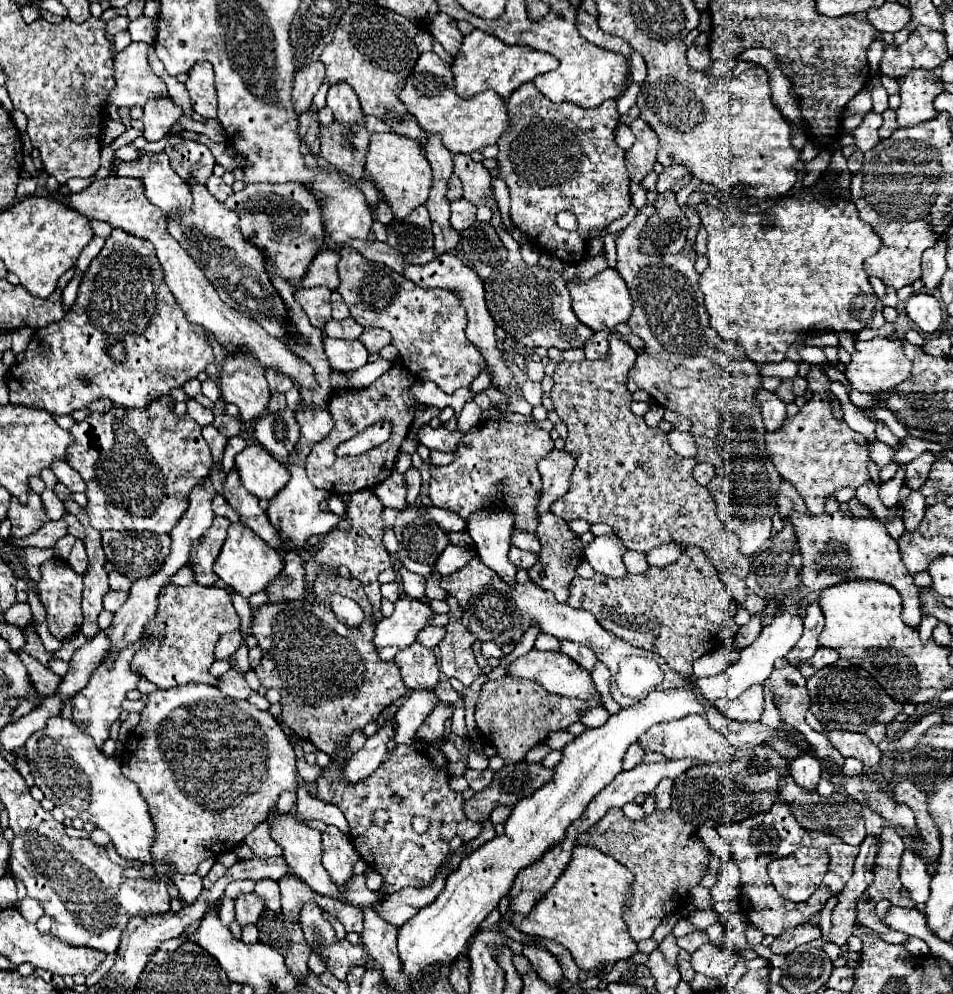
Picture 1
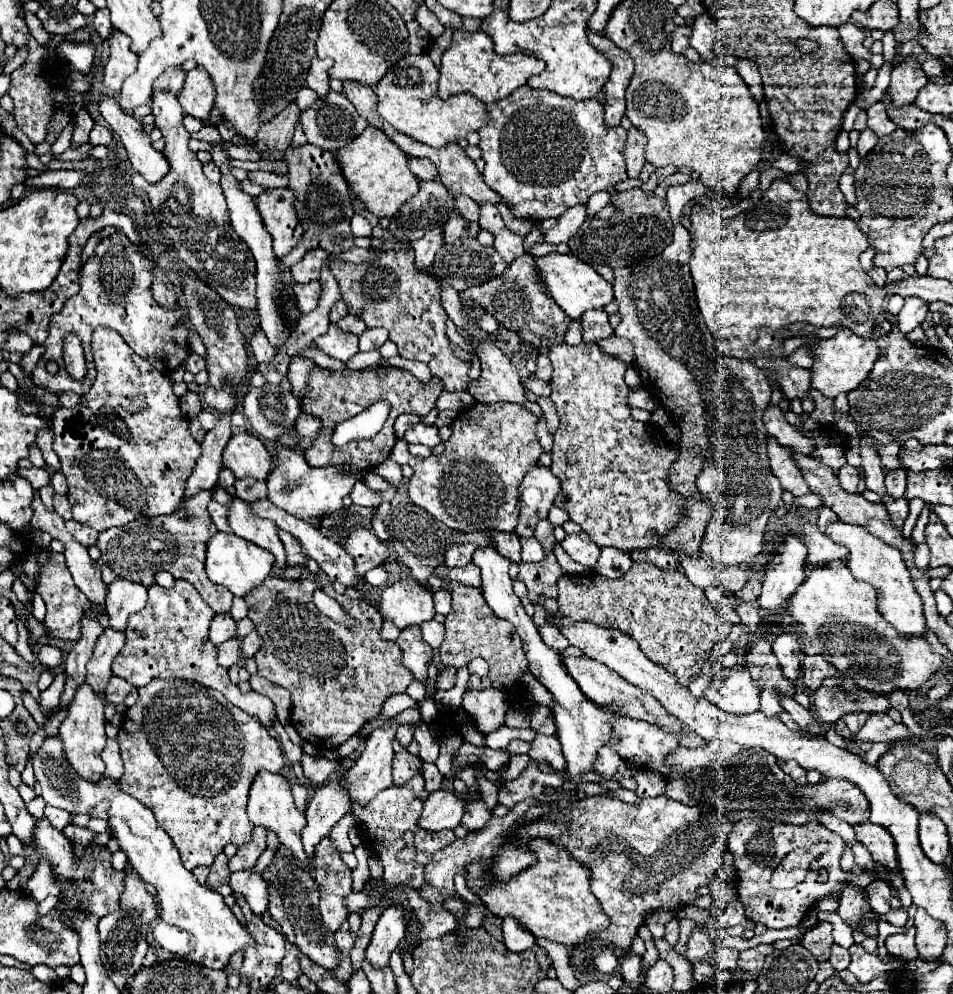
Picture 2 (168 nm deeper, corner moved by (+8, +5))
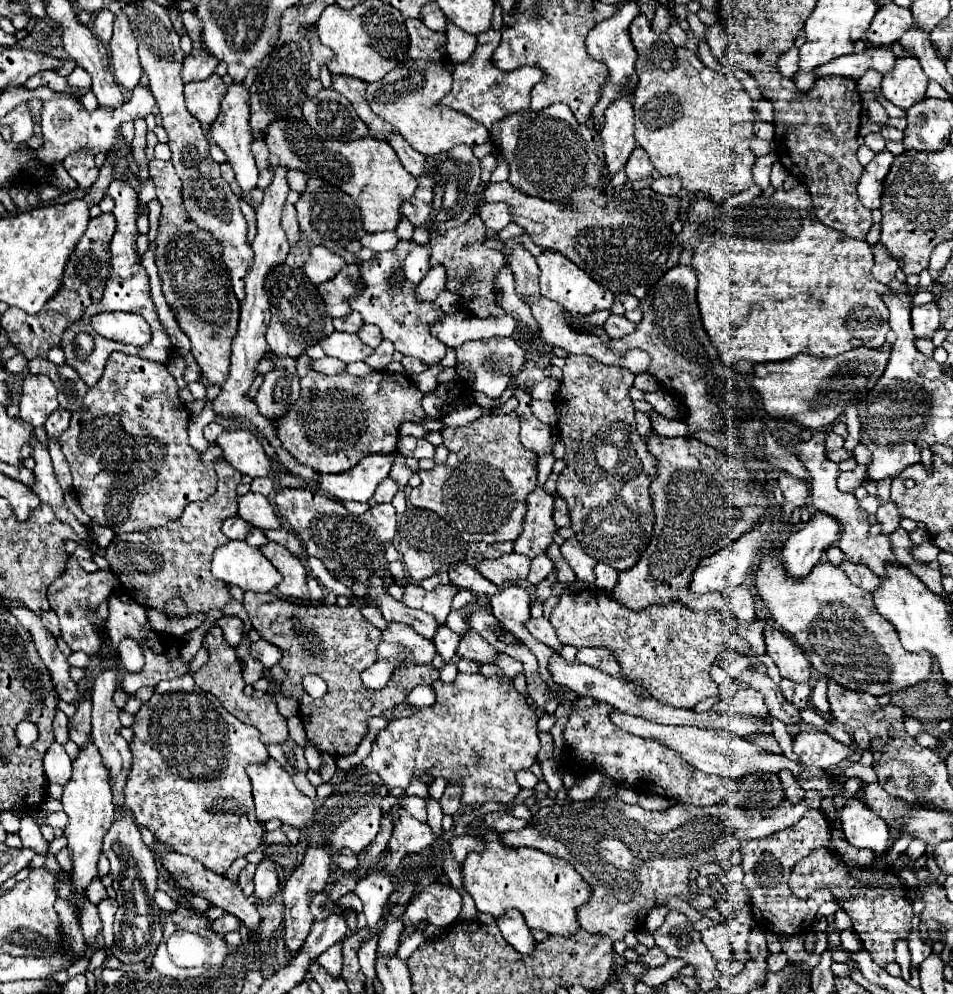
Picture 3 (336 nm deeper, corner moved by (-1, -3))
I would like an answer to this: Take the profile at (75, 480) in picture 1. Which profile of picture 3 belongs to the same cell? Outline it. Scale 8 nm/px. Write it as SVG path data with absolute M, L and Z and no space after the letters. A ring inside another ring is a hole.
M58 408L54 410L48 420L46 420L46 432L54 438L60 438L60 434L68 428L68 422L70 422L70 412L66 408Z

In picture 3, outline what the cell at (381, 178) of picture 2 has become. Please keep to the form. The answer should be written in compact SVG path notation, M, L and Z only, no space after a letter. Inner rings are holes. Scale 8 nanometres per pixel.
M278 118L270 122L264 142L270 150L270 166L284 166L288 170L296 168L306 176L322 178L324 182L338 186L342 192L352 196L362 214L362 228L368 234L394 230L400 220L400 202L416 192L416 178L408 174L404 166L400 166L396 152L384 140L324 140L314 134L304 118Z

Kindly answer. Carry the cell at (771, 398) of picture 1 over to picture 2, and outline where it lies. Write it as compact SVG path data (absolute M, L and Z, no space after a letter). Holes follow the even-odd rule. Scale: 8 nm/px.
M769 404L763 414L763 424L767 428L767 434L777 438L779 444L795 448L795 452L809 456L813 452L813 442L807 440L807 436L799 434L783 416L781 408L775 404Z

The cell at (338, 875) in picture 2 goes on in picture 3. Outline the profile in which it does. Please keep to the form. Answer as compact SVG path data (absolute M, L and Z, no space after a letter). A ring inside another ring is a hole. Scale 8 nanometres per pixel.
M340 942L332 948L328 948L320 958L318 964L332 976L332 978L340 978L340 968L342 968L342 958L340 958Z

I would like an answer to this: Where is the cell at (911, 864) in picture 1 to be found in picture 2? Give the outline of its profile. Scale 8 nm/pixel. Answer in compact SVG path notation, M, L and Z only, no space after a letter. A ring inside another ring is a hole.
M861 822L859 826L853 826L857 840L863 842L863 846L871 852L875 860L879 860L883 866L887 866L891 872L901 874L899 862L897 862L897 852L895 852L895 840L883 826L871 824L871 822Z

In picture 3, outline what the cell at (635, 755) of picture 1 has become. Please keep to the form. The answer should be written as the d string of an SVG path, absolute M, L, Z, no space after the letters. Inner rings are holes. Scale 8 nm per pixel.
M592 772L592 774L588 774L586 778L582 778L578 786L566 790L566 794L568 794L568 798L574 800L574 802L576 802L576 800L588 800L588 798L592 798L592 796L600 790L602 782L604 782L604 776Z

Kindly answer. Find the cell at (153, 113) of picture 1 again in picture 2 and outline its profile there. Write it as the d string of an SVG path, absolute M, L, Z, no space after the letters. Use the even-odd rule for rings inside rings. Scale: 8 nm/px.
M167 68L155 82L153 82L153 90L167 90L173 94L179 94L179 90L183 88L183 80L185 80L185 70L181 68Z

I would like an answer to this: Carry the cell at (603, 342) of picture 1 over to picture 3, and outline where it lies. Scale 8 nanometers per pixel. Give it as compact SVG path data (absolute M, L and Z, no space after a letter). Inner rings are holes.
M610 316L604 324L604 330L610 338L624 338L626 334L632 334L636 330L636 324L630 322L626 316Z

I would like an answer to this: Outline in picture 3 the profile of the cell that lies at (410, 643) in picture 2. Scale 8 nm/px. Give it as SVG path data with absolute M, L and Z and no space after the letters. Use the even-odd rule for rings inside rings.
M392 622L382 630L376 652L378 660L368 670L364 670L361 680L368 688L380 690L387 685L397 667L430 664L436 648L432 640L420 638L420 634L416 634L410 626Z

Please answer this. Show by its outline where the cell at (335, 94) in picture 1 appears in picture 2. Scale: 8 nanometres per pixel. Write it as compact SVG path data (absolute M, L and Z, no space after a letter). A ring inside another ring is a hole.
M315 58L315 62L311 64L309 76L307 76L307 86L311 90L315 90L319 94L319 98L325 98L331 92L331 86L329 86L329 68L331 68L331 64L333 64L331 58L325 58L325 60Z

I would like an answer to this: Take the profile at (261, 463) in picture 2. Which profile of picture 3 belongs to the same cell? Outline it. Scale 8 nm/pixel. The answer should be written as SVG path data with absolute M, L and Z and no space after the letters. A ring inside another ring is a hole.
M248 430L222 432L216 444L222 448L222 456L242 474L248 474L252 478L270 474L270 460L252 432Z

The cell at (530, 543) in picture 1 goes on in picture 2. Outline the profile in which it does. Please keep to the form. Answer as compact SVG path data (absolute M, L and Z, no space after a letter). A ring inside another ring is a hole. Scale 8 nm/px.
M519 538L521 540L521 560L523 562L539 562L545 558L543 546L535 538Z

